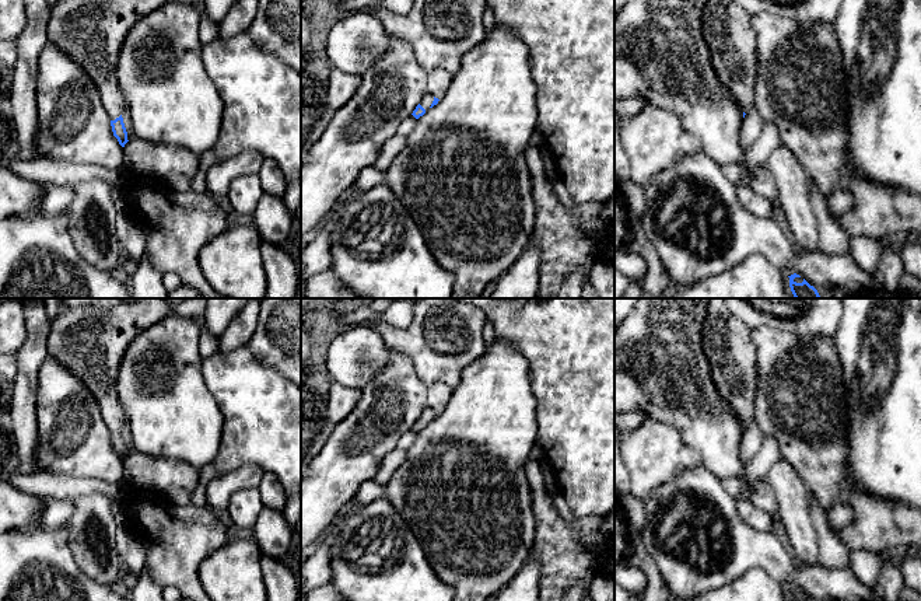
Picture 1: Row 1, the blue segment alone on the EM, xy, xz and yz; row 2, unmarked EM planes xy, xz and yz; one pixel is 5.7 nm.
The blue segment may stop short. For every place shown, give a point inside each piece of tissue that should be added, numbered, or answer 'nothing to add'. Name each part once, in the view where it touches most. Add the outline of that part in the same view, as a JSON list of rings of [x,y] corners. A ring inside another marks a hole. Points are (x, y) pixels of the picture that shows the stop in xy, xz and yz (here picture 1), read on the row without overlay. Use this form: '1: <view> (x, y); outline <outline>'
1: xy (90, 342); outline [[[137,298],[109,310],[62,307],[48,338],[48,354],[77,375],[95,401],[111,434],[123,429],[118,373],[133,339],[160,322],[174,307],[165,298]]]

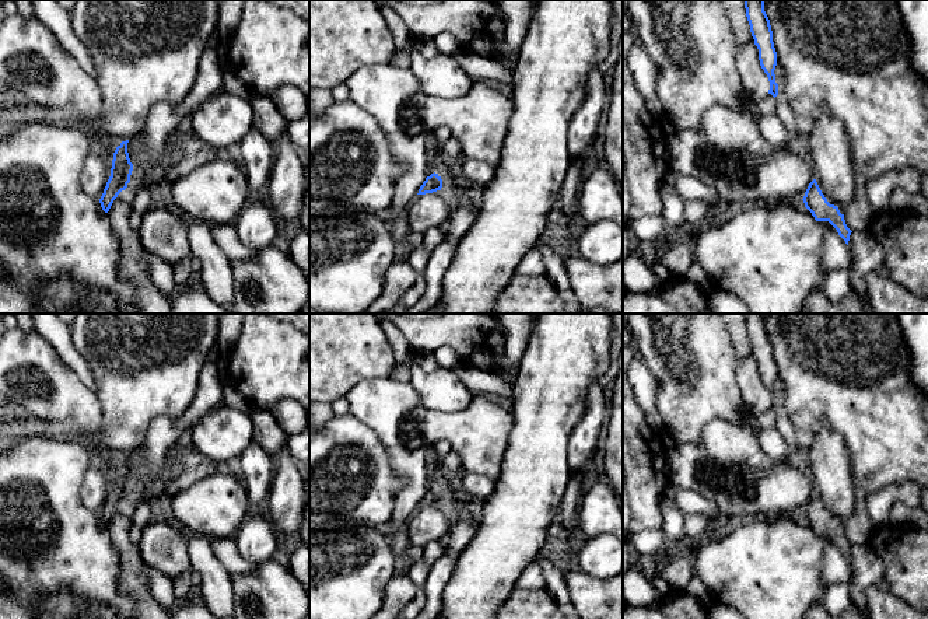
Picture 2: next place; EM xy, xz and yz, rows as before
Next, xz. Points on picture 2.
nothing to add

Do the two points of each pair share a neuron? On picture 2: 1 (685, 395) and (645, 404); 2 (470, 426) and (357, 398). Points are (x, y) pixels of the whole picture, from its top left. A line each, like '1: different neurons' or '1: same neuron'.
1: different neurons
2: different neurons

